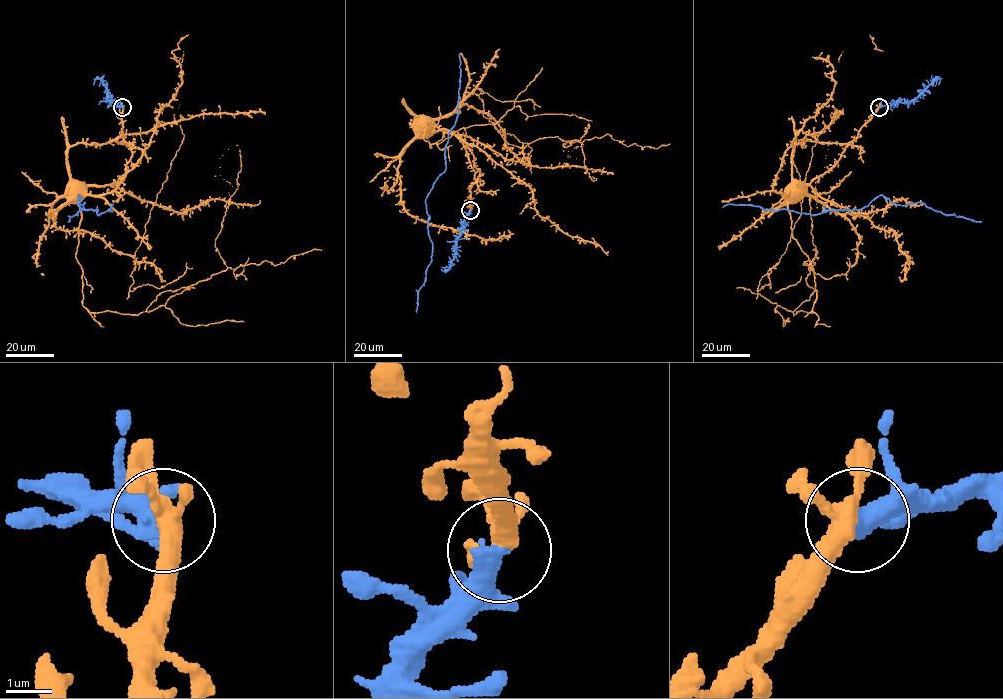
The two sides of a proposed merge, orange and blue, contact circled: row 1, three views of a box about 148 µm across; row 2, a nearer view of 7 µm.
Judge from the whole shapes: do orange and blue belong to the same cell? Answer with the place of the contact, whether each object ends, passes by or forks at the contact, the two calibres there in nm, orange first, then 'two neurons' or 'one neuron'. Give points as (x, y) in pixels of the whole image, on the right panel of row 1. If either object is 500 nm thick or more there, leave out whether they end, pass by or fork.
(879, 107) | 320/500 nm | two neurons

